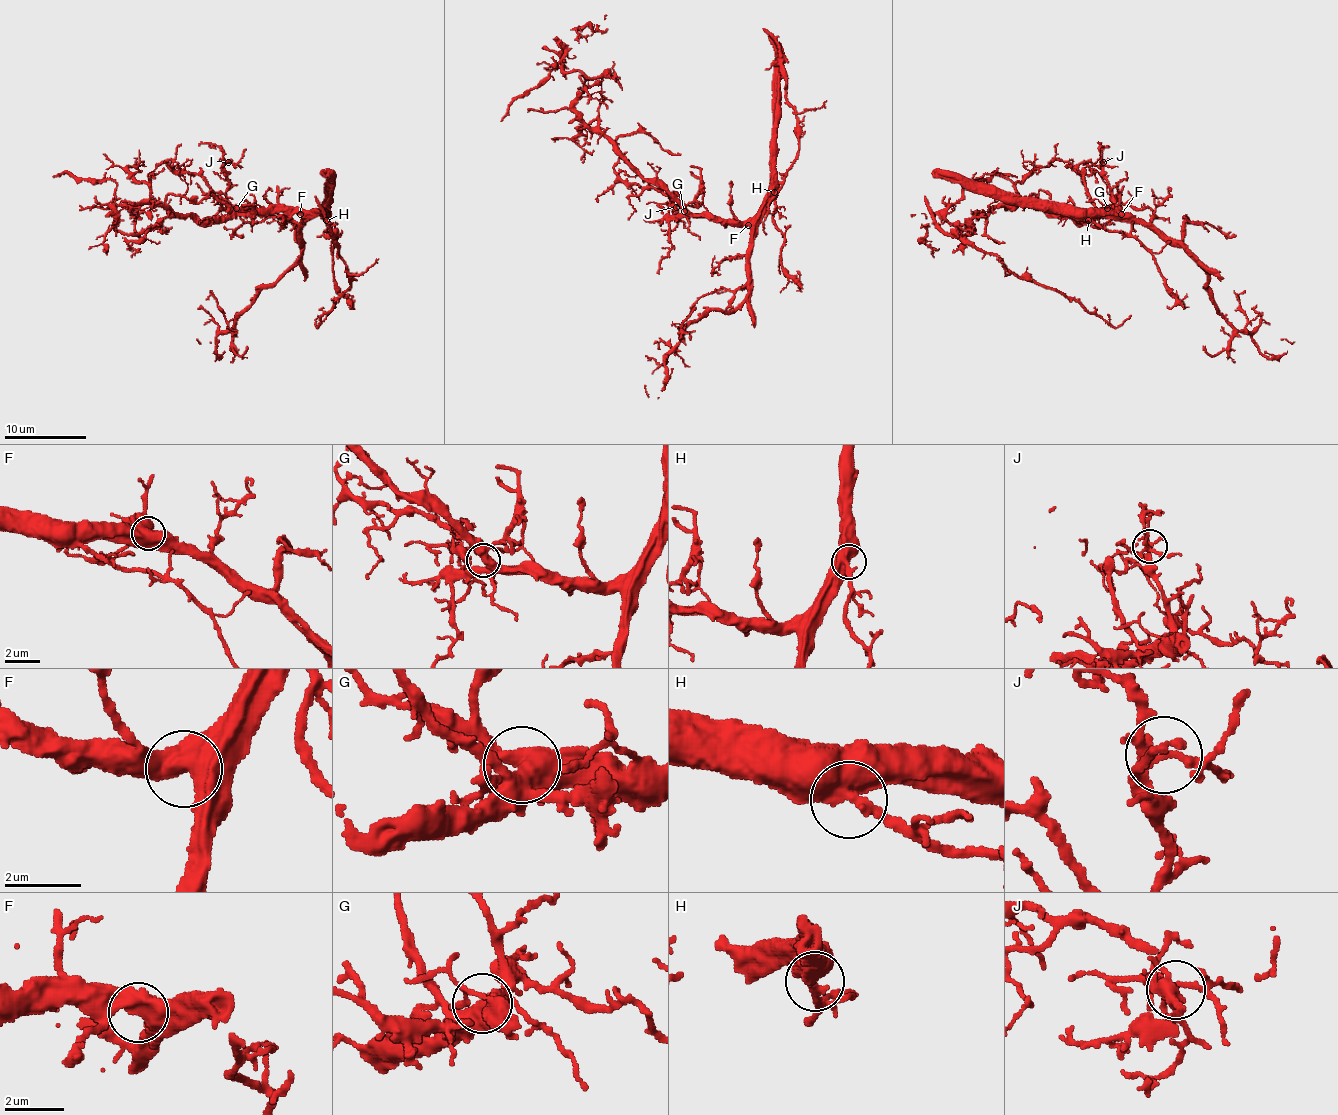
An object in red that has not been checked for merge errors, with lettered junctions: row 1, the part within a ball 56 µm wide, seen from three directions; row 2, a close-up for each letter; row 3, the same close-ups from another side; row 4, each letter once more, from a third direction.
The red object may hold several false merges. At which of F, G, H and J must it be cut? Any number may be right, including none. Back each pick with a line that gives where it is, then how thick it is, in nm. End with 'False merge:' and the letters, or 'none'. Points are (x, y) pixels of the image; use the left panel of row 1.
False merge: none

